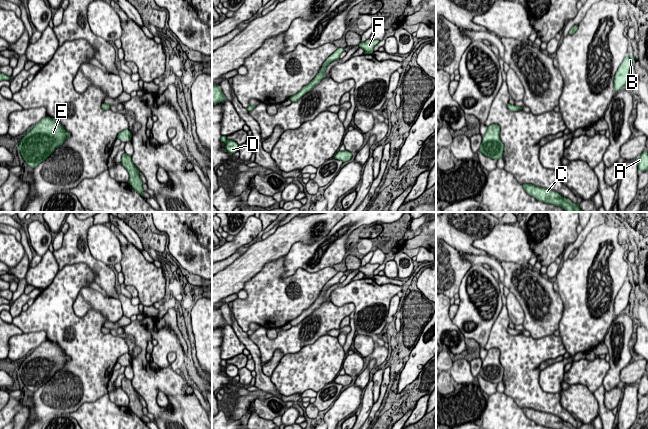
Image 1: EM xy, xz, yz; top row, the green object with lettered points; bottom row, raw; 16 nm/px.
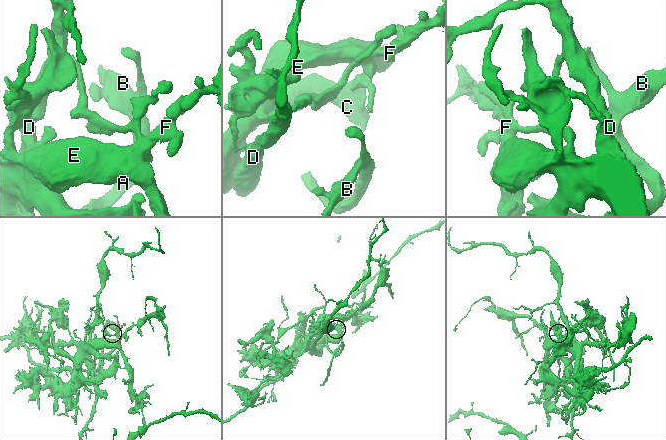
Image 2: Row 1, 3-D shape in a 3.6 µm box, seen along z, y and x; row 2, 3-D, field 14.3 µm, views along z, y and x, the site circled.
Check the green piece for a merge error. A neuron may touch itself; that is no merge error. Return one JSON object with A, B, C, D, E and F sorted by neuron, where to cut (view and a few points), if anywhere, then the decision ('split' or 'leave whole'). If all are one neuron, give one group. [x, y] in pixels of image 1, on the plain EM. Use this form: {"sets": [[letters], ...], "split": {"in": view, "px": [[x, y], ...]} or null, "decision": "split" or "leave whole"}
{"sets": [["A", "B", "C", "E", "F"], ["D"]], "split": {"in": "xz", "px": [[325, 285], [328, 288]]}, "decision": "split"}

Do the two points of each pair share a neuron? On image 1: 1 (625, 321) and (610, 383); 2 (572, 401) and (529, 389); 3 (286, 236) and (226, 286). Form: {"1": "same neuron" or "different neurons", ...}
{"1": "same neuron", "2": "different neurons", "3": "same neuron"}

